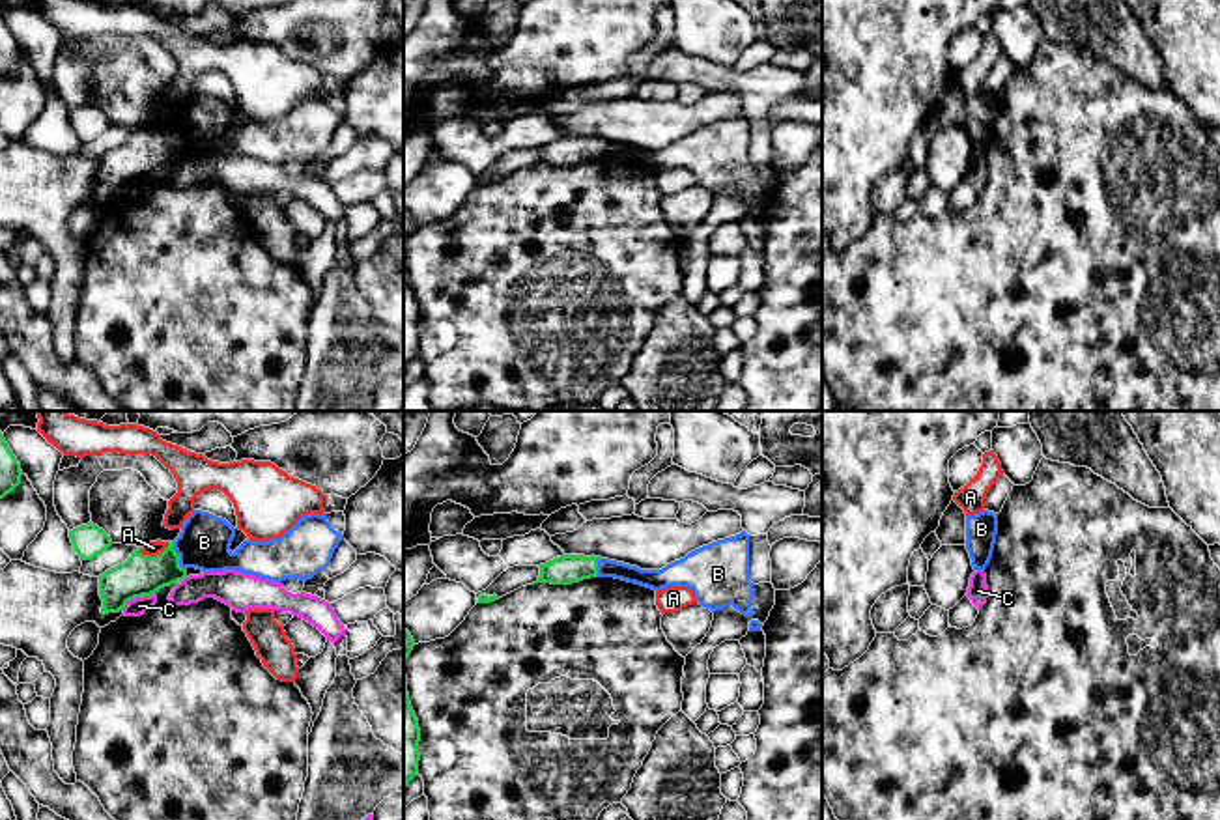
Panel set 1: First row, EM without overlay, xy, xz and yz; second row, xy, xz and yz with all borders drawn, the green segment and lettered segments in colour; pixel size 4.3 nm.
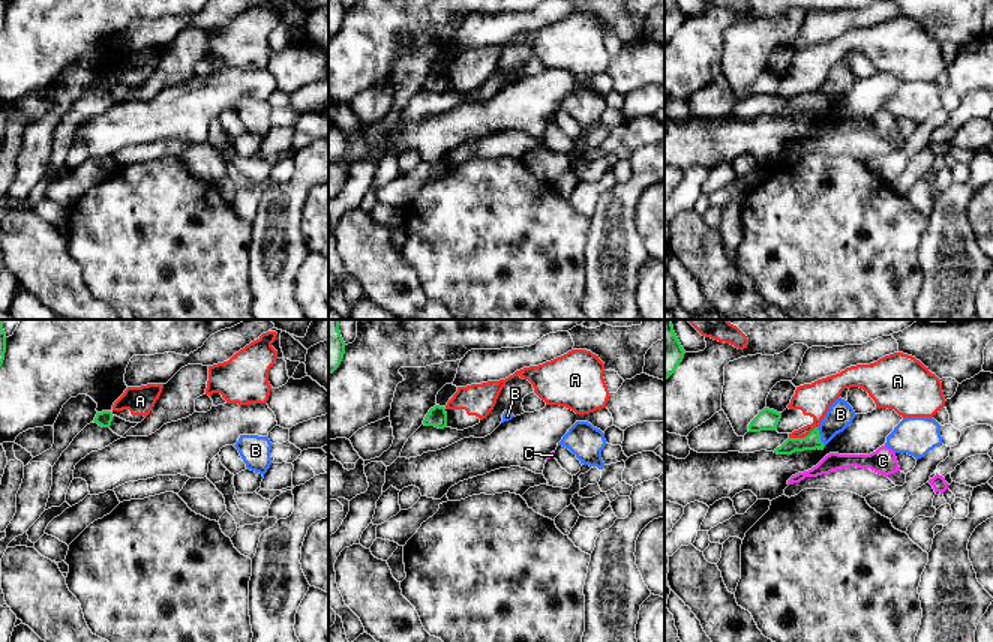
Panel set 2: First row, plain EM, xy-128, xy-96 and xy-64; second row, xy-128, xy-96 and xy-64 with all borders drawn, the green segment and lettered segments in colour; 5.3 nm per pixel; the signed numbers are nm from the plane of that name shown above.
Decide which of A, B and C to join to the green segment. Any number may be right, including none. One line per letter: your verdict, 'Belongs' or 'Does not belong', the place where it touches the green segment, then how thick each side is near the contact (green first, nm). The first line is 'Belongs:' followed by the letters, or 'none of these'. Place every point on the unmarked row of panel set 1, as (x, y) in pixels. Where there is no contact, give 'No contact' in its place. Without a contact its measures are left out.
Belongs: none of these
A: Does not belong. Touches green at xy (154, 139). Thickness 180 nm (green) against 60 nm
B: Does not belong. Touches green at xy (178, 139). Thickness 180 nm (green) against 220 nm
C: Does not belong. Touches green at xy (137, 178). Thickness 180 nm (green) against 80 nm

